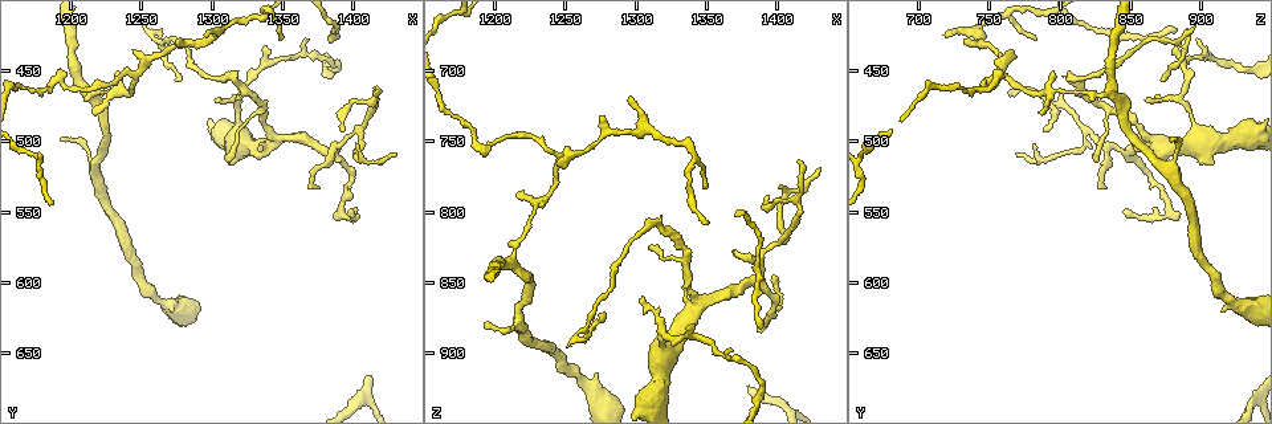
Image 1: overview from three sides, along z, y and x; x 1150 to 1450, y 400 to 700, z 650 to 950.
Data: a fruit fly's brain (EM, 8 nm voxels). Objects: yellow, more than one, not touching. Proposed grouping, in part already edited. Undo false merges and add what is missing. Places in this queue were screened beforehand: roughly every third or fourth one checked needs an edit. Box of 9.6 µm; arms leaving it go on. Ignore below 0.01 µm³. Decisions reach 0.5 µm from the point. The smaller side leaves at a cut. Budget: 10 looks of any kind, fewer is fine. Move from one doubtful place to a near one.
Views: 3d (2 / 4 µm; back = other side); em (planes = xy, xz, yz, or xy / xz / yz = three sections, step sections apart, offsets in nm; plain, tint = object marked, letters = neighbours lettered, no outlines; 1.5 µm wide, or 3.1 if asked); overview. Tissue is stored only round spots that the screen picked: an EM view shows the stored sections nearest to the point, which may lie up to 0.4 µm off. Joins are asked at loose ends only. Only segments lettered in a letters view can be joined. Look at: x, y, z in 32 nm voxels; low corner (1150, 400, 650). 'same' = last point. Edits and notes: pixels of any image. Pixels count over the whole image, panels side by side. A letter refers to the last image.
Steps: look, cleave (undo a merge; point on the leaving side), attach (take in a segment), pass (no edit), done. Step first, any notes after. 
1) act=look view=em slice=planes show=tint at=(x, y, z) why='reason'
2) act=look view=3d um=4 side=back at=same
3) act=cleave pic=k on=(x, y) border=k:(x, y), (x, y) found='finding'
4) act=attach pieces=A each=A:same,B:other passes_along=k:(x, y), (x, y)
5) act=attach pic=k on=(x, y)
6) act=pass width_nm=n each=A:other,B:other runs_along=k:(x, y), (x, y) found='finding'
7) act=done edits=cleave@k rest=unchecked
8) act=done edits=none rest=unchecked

act=look view=3d um=4 side=back at=(1234, 448, 794) why='thin end'

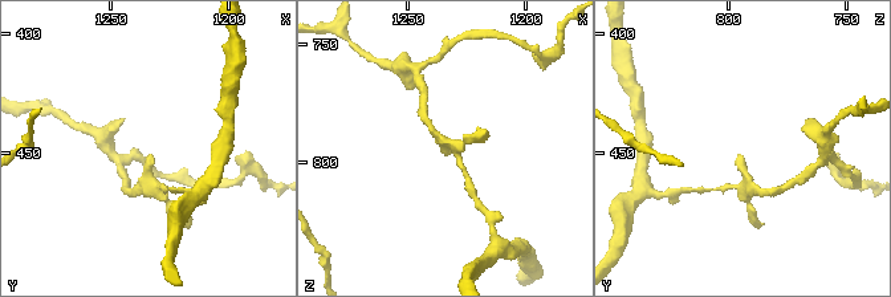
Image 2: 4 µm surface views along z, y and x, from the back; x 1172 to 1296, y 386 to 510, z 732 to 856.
act=look view=em slice=xz step=4 show=tint at=(1234, 451, 796)

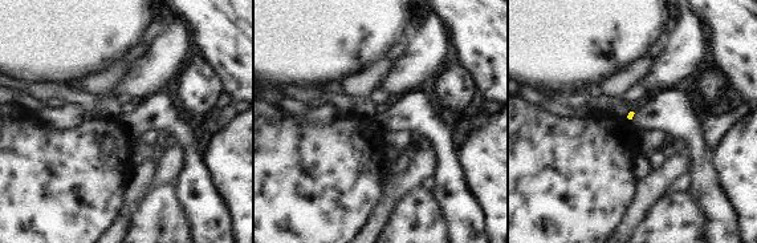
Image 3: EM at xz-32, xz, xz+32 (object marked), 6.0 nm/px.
act=look view=em slice=yz step=8 show=letters at=same

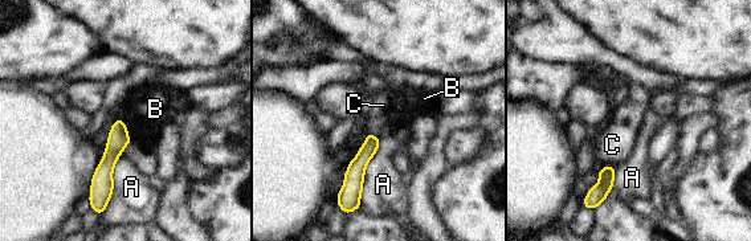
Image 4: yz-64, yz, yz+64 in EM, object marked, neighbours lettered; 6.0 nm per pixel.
act=pass each=A:other,B:other,C:other found='none of them fits'

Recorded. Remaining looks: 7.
act=look view=3d um=2 at=(1298, 422, 718) why='free end'

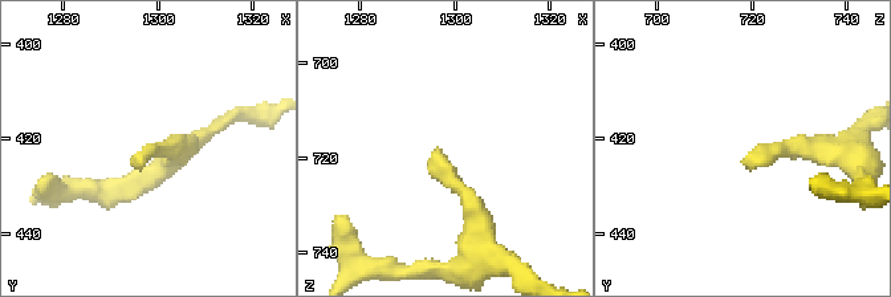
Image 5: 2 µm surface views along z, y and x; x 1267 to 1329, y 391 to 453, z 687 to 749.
act=look view=em slice=planes show=letters at=(1298, 425, 718)

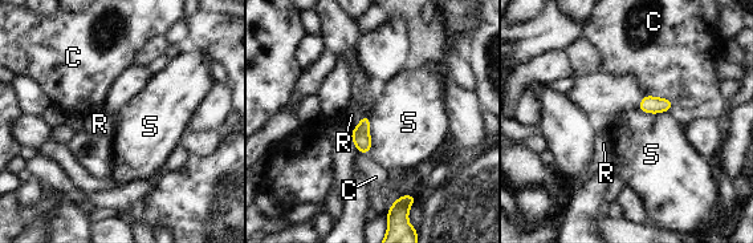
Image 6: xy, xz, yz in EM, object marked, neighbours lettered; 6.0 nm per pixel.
act=pass longest_contact=S:220nm each=C:other,R:other,S:other border=6:(369, 117), (370, 149), (366, 153) found='none of them fits'

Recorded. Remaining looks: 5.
act=look view=3d um=2 at=(1376, 532, 832) why='an open end'

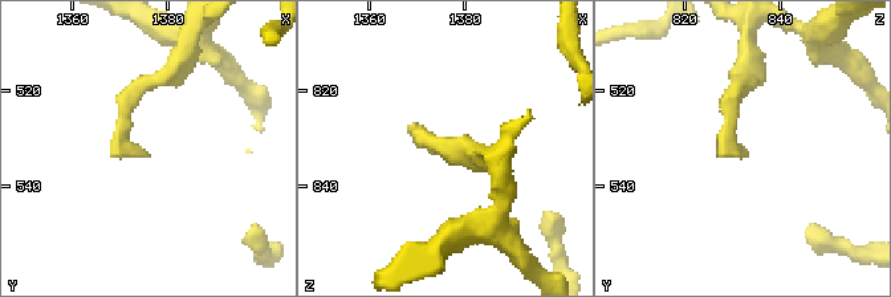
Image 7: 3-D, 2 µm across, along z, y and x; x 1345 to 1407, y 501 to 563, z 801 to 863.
act=look view=em slice=xz step=8 show=letters at=(1376, 534, 833)

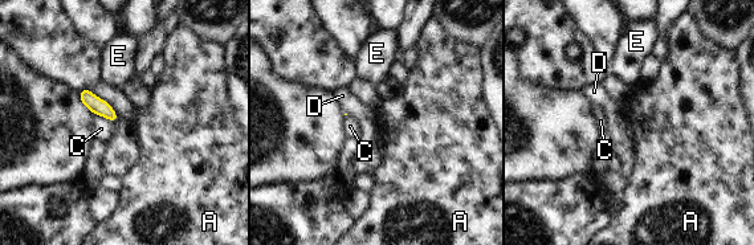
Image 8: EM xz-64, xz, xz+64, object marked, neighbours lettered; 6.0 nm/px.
act=look view=em slice=planes show=letters at=same

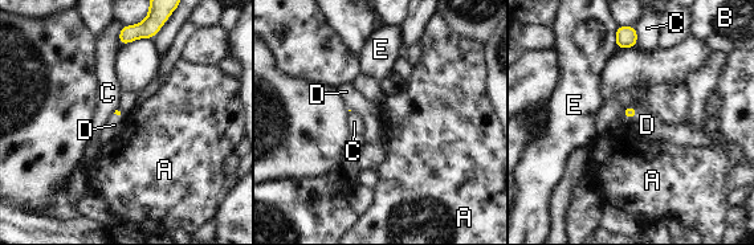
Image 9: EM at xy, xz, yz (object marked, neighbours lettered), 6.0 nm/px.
act=attach pieces=D each=A:other,B:other,C:other,D:same,E:other passes_along=9:(630, 111), (630, 117), (647, 125) found='it goes on there'

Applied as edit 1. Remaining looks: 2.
act=done edits=attach@9 rest=unchecked

